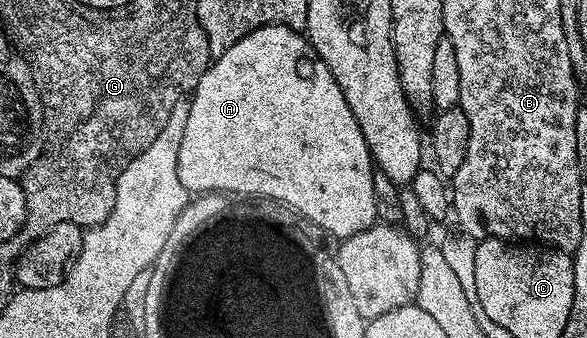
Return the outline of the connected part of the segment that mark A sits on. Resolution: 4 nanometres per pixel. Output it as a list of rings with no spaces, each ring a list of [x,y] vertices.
[[[269,24],[248,33],[236,46],[219,55],[206,73],[200,78],[192,95],[189,97],[188,126],[184,126],[184,138],[180,138],[178,151],[178,173],[180,182],[184,182],[187,193],[205,194],[207,192],[229,192],[242,198],[259,198],[267,196],[270,200],[279,200],[290,208],[295,208],[303,217],[303,221],[312,223],[332,236],[345,238],[368,230],[378,220],[376,214],[376,198],[374,197],[374,174],[376,165],[370,159],[370,151],[364,142],[364,134],[348,106],[344,102],[344,94],[340,86],[336,86],[336,78],[332,78],[332,70],[324,66],[320,54],[310,44],[309,39],[299,29]]]

